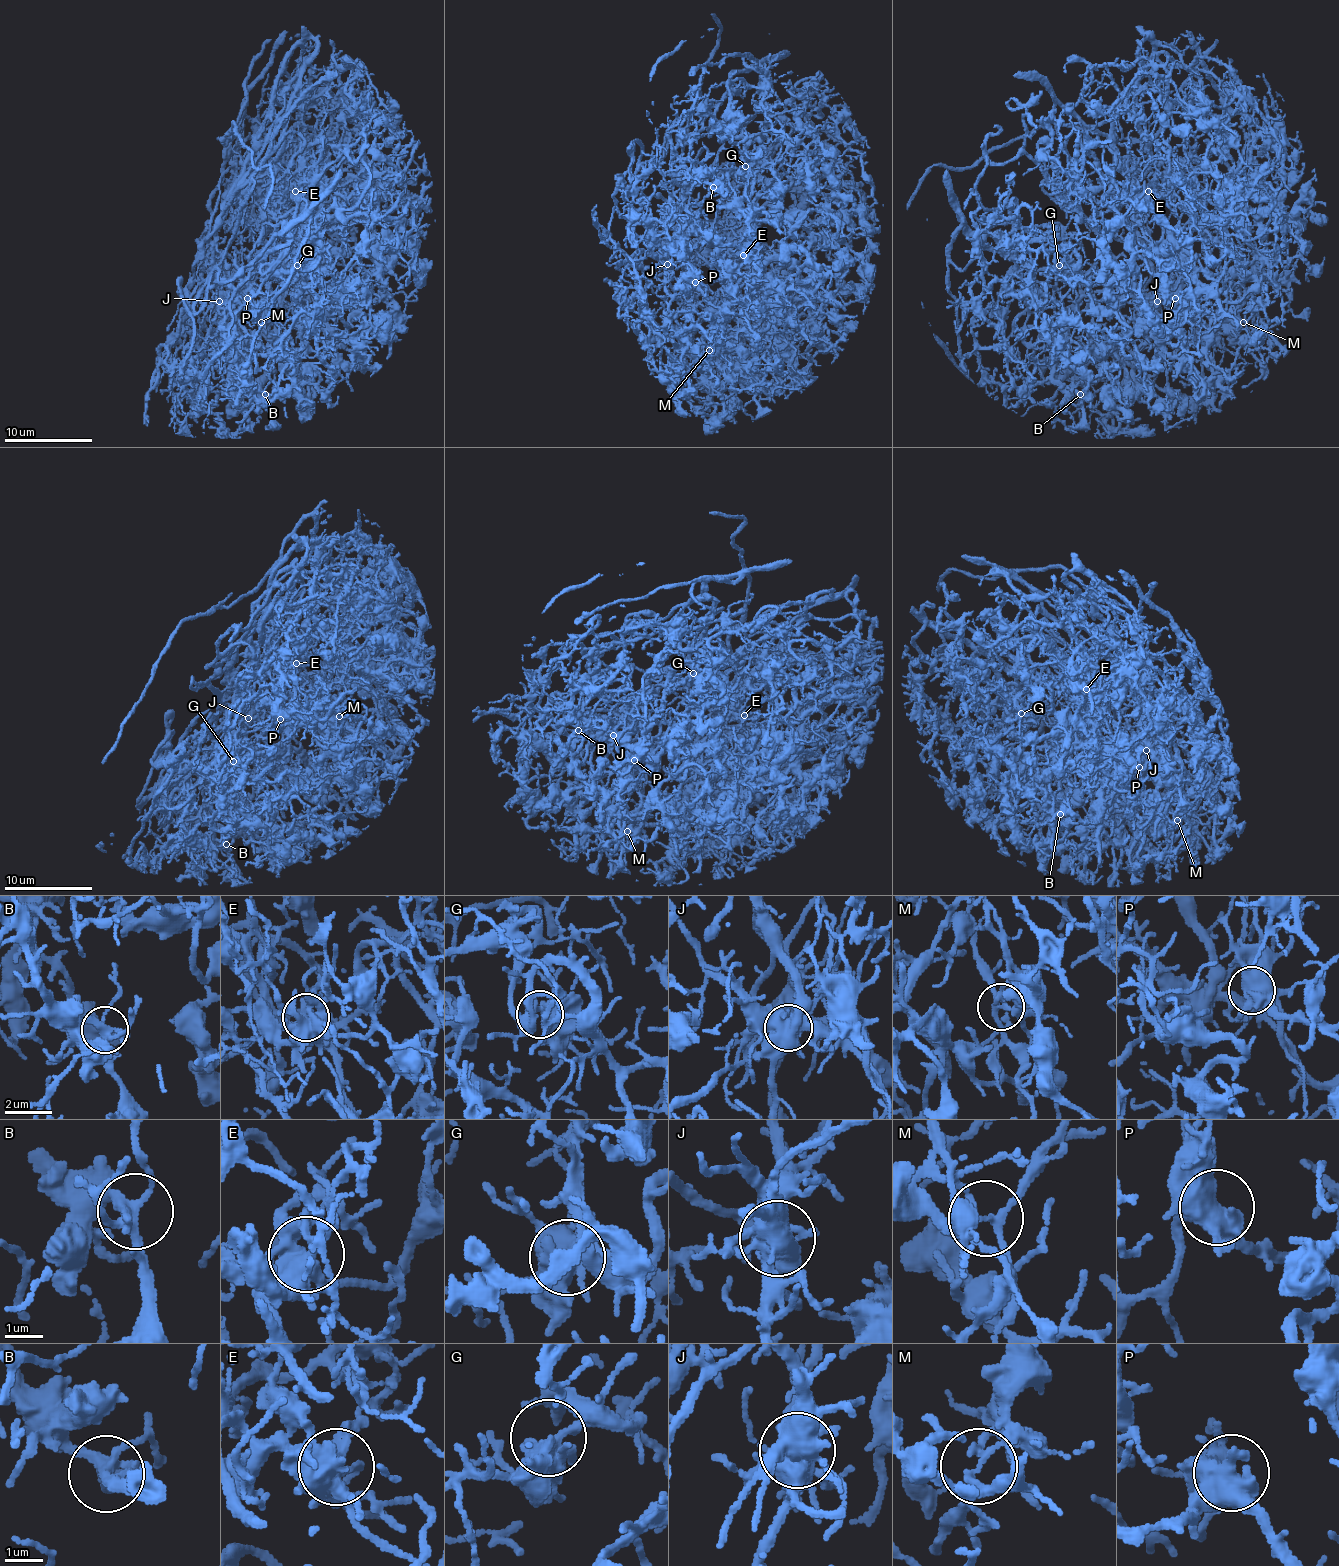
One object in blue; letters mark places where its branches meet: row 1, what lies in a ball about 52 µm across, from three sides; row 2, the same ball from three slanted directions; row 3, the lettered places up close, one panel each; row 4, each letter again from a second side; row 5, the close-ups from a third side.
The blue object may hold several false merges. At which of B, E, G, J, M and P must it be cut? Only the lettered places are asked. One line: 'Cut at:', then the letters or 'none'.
Cut at: J, M

